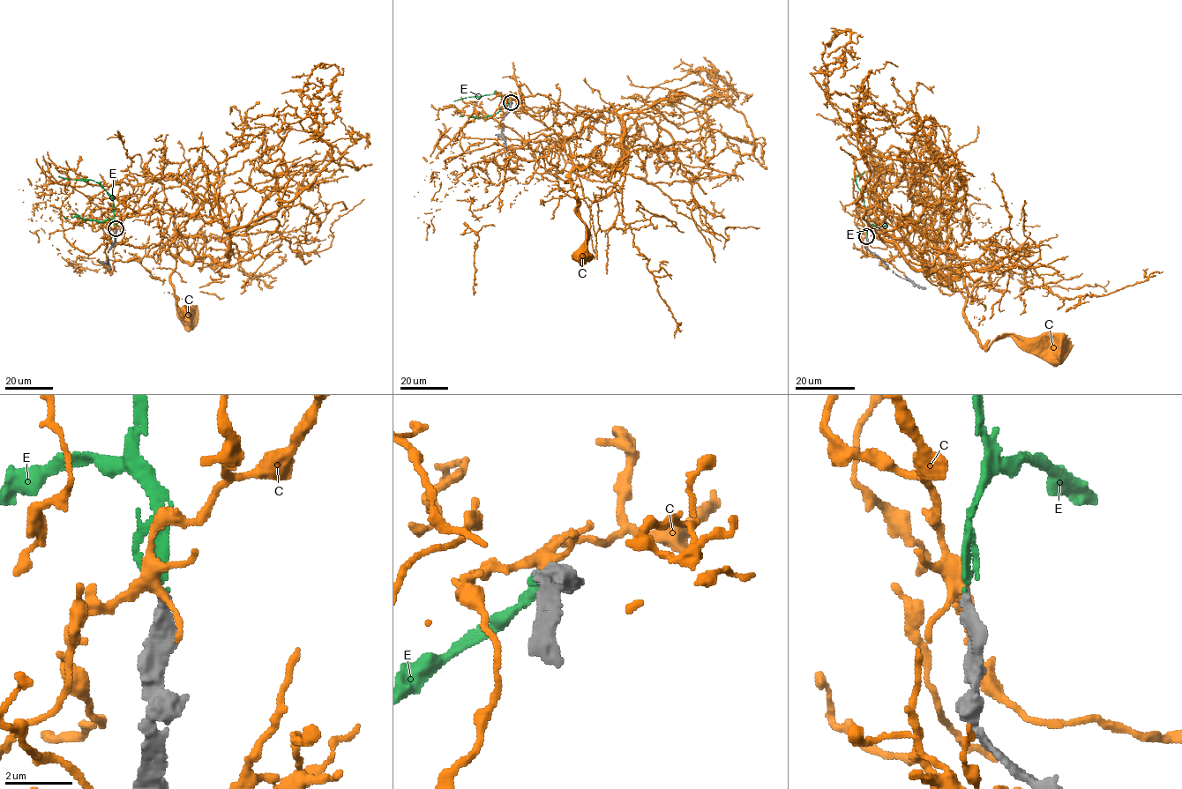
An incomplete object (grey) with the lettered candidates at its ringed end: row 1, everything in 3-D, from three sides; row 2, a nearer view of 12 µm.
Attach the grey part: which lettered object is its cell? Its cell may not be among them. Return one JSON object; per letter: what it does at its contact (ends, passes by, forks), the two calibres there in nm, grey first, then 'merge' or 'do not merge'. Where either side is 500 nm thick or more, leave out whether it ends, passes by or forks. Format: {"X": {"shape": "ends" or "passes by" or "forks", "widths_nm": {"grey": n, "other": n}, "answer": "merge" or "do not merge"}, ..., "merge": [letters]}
{"C": {"shape": "forks", "widths_nm": {"grey": 340, "other": 320}, "answer": "do not merge"}, "E": {"shape": "ends", "widths_nm": {"grey": 340, "other": 180}, "answer": "merge"}, "merge": ["E"]}

